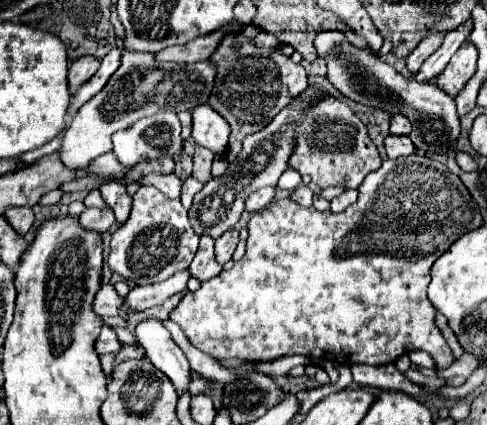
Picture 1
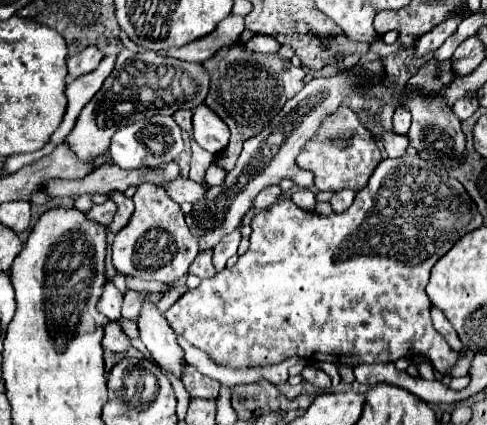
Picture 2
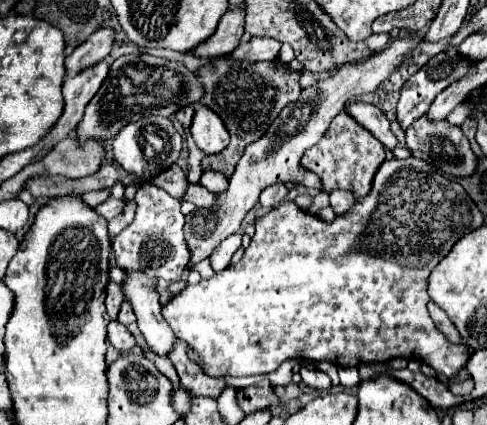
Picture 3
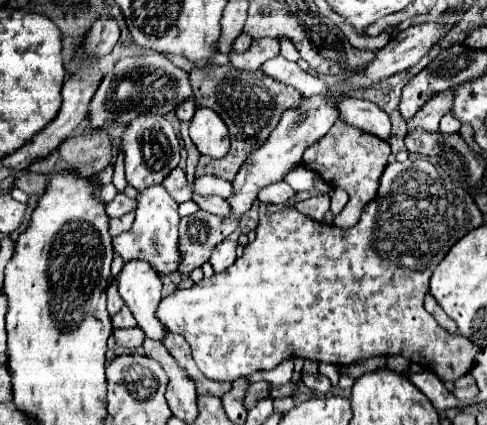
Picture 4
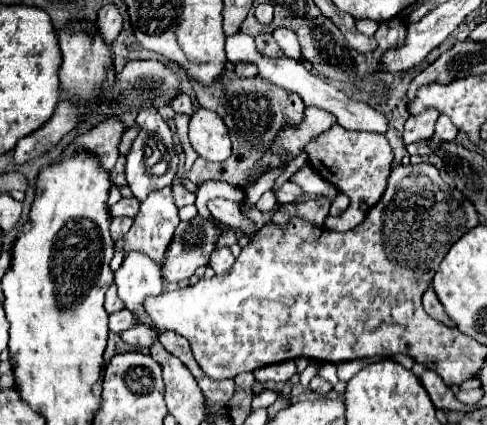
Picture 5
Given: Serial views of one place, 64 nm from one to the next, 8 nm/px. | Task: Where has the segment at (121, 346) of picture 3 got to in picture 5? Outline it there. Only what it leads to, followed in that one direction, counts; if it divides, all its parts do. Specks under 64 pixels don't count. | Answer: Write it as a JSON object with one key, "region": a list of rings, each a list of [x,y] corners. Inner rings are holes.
{"region":[[[136,324],[136,326],[132,326],[130,330],[122,332],[120,336],[122,336],[124,342],[128,342],[128,344],[132,344],[132,346],[136,346],[136,348],[150,348],[150,346],[154,344],[154,340],[158,340],[160,332],[158,332],[158,330],[152,330],[152,328],[148,328],[148,326]]]}

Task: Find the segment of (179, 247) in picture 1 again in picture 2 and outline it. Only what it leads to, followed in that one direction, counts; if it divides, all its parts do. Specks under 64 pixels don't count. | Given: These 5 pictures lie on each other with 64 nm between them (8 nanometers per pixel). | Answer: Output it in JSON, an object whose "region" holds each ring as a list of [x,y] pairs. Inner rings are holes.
{"region":[[[140,184],[134,194],[136,210],[126,228],[122,228],[112,242],[112,264],[124,276],[138,276],[142,280],[158,280],[174,284],[188,274],[188,266],[198,256],[198,242],[188,232],[184,212],[178,202],[172,202],[168,192],[154,184]]]}

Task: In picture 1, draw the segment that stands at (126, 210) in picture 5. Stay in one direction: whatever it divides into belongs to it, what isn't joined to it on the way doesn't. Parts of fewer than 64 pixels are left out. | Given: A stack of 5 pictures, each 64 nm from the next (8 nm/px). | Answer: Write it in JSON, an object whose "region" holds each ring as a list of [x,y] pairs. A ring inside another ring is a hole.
{"region":[[[110,206],[106,208],[86,208],[80,214],[80,220],[84,224],[84,228],[94,228],[98,232],[106,232],[112,224],[114,224],[114,212]]]}

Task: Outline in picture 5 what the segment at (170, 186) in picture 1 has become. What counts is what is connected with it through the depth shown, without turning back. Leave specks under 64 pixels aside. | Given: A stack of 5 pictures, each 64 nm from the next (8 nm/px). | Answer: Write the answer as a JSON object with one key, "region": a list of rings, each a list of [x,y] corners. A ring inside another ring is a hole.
{"region":[[[214,198],[214,200],[208,202],[208,210],[212,212],[212,216],[216,220],[230,224],[232,228],[242,230],[244,236],[248,236],[248,238],[256,236],[256,222],[246,218],[236,202],[230,202],[230,200],[224,200],[224,198]]]}

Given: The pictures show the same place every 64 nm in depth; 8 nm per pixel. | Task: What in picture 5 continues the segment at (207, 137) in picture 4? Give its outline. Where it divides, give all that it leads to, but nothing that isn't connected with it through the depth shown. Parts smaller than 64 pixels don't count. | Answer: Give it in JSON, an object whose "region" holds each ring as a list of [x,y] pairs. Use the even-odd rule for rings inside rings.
{"region":[[[200,108],[190,118],[190,132],[188,132],[192,148],[198,152],[200,158],[210,162],[224,162],[230,156],[230,136],[228,128],[206,108]]]}

